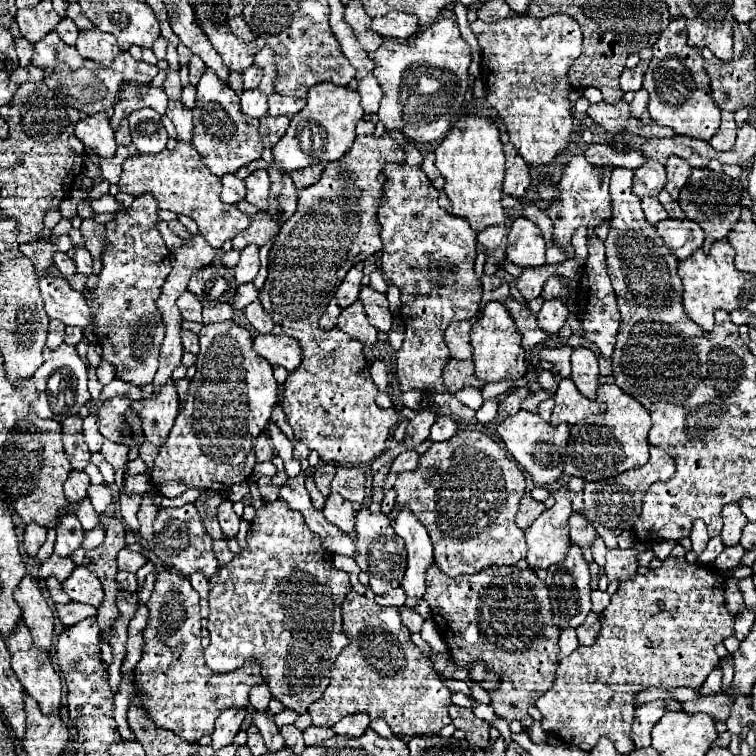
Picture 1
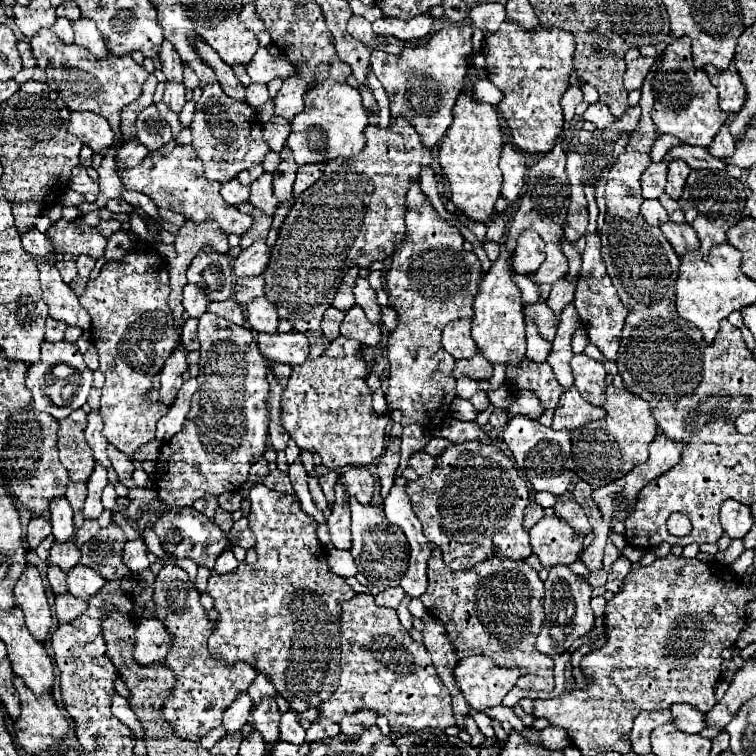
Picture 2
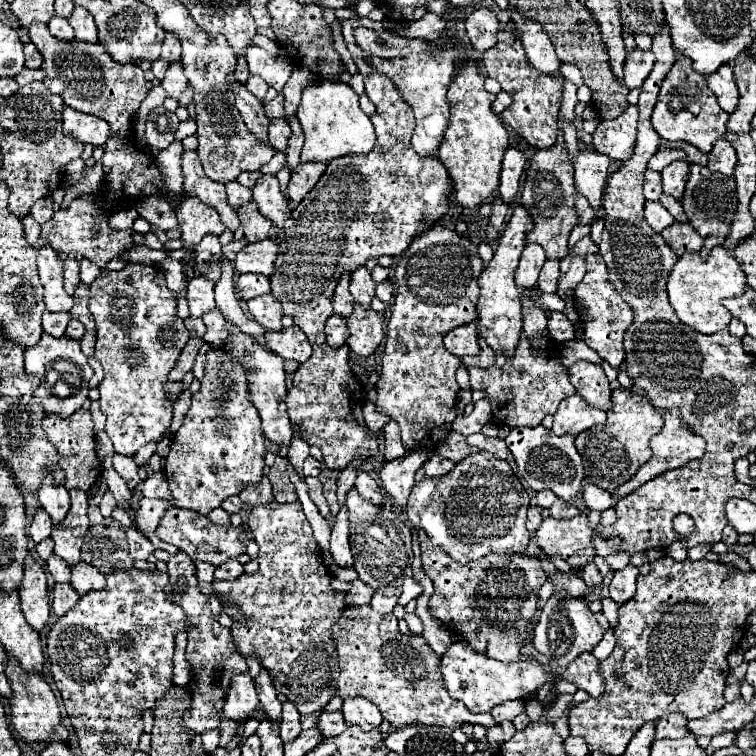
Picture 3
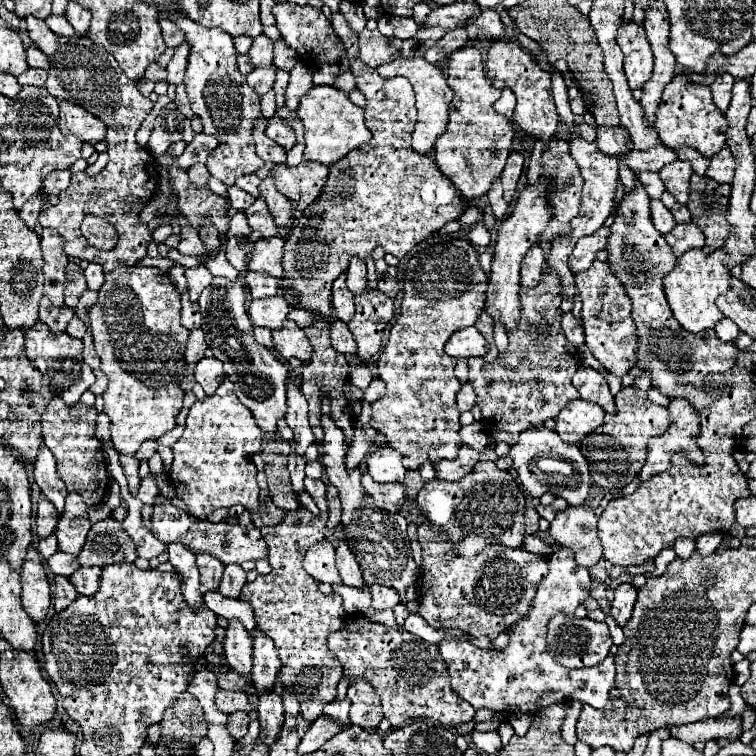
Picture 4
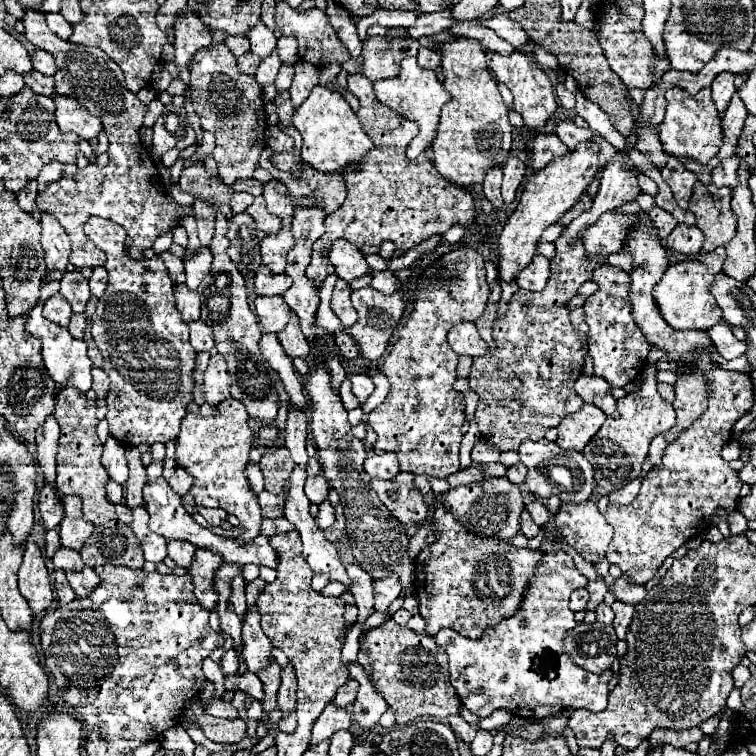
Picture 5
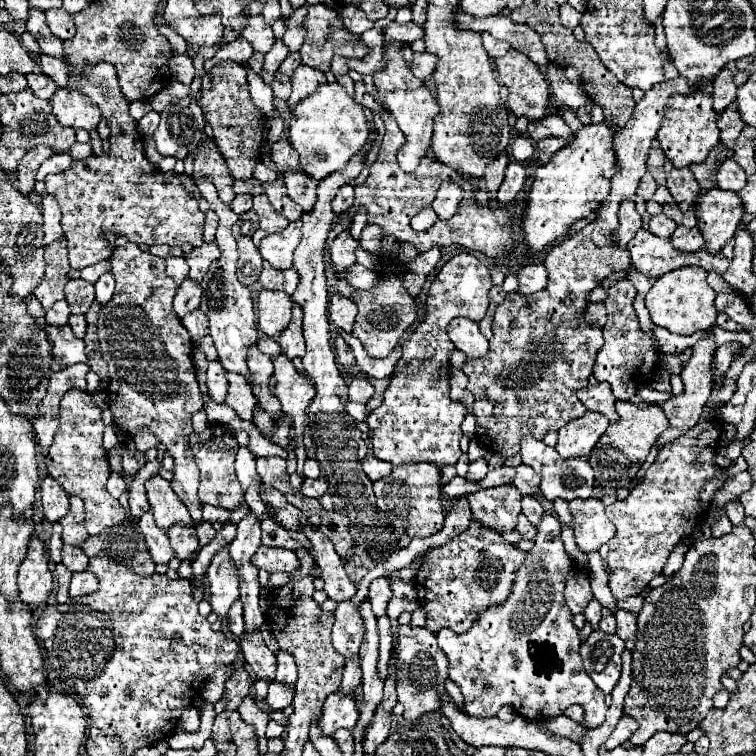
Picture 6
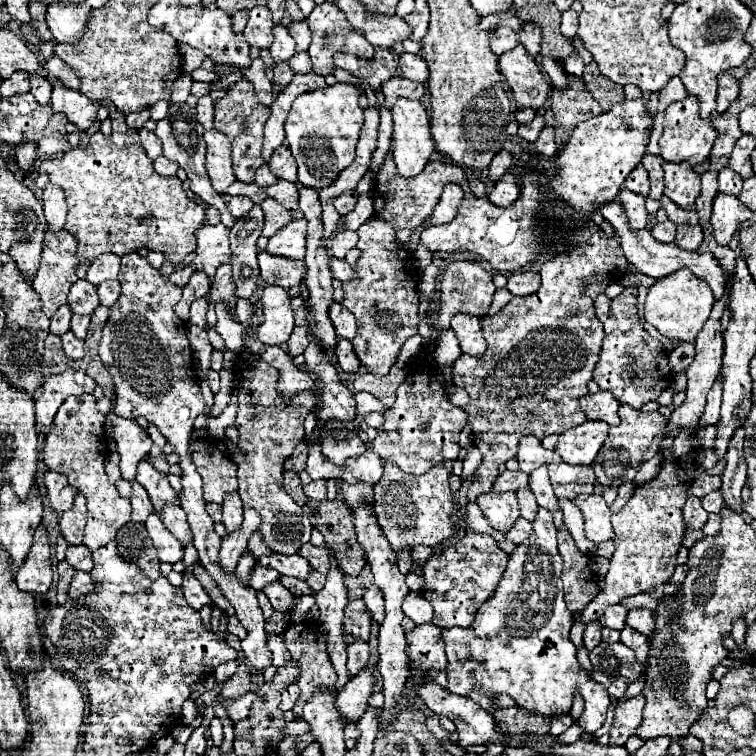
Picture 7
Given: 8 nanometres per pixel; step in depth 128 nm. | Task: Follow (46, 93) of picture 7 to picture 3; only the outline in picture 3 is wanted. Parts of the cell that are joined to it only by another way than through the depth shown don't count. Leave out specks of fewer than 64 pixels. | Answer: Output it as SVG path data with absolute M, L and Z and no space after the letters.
M24 68L14 80L20 84L20 86L26 86L26 84L30 84L30 82L34 82L34 80L44 80L44 70L28 70L28 68Z

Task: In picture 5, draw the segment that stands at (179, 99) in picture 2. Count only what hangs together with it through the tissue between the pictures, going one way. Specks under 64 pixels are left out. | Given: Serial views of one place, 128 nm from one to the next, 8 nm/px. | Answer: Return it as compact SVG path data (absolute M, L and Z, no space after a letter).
M188 10L186 18L178 20L174 28L174 66L178 68L178 80L188 84L188 62L198 48L208 44L212 44L212 32Z

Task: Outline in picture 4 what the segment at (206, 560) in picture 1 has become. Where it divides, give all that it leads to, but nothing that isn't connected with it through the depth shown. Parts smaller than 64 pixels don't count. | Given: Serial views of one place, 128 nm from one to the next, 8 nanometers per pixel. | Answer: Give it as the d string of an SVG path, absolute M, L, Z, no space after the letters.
M168 502L154 504L152 508L154 508L154 512L152 512L152 534L164 544L180 542L190 552L210 554L210 556L218 558L222 564L232 564L232 562L242 564L244 560L258 560L258 558L268 556L266 542L264 542L258 528L246 528L242 524L228 524L228 522L214 524L210 520L200 520L200 518L194 518L194 516L186 514L180 508L170 506Z

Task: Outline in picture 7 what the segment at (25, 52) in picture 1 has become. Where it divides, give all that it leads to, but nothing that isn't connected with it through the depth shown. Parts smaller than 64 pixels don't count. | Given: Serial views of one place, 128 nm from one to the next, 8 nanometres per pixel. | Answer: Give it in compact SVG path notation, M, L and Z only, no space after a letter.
M56 54L52 58L48 58L46 68L48 68L48 74L50 74L52 82L60 82L66 88L74 88L74 90L80 88L80 82L78 82L76 72L72 68L68 68L68 64L64 64Z

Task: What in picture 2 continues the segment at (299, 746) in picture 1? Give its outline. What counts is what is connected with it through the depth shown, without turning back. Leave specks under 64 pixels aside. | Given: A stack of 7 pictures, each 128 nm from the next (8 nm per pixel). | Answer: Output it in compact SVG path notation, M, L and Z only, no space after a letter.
M292 710L282 716L282 720L280 720L280 740L301 745L305 742L305 734L305 729L300 726L300 722L298 722L298 718Z

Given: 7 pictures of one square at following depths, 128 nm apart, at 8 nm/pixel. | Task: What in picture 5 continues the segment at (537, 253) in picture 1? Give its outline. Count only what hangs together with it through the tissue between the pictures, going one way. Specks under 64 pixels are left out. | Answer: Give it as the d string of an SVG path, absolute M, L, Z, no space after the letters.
M536 254L532 262L518 274L516 284L526 290L542 290L550 278L550 268L548 268L548 258Z

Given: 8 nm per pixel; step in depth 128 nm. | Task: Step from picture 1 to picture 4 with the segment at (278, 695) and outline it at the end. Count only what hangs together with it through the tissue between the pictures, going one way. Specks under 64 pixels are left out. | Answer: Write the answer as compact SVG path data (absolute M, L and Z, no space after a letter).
M306 508L286 510L280 524L262 526L260 532L270 550L268 562L272 572L258 576L254 582L246 582L240 592L240 600L254 608L258 628L278 648L282 662L278 680L286 692L296 696L302 718L310 722L322 714L324 704L336 698L336 686L342 678L342 666L326 644L326 638L344 622L346 612L342 608L342 598L338 594L322 594L318 590L318 580L314 580L302 566L308 548L324 540L324 526L326 514L316 518Z

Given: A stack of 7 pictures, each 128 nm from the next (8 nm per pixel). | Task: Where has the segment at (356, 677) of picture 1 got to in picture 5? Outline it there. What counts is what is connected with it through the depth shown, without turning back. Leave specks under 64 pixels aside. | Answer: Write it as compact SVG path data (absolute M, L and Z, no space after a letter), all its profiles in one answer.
M388 620L386 624L378 628L370 628L364 636L360 636L360 650L368 652L368 658L372 660L372 672L370 678L376 686L376 690L384 696L388 708L392 708L396 724L404 726L416 718L432 718L432 720L446 720L448 716L458 716L462 702L456 696L450 680L448 680L448 662L444 656L444 650L434 642L428 634L414 634L410 628L400 628L394 620Z

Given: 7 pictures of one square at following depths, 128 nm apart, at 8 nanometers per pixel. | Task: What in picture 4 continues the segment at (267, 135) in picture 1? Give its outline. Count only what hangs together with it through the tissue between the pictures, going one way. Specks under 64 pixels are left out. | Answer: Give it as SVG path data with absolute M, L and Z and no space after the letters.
M272 116L272 118L268 120L266 134L268 134L276 144L280 144L284 150L290 150L290 148L296 144L296 134L294 134L294 130L290 128L290 124L288 124L286 120L280 120L280 116Z

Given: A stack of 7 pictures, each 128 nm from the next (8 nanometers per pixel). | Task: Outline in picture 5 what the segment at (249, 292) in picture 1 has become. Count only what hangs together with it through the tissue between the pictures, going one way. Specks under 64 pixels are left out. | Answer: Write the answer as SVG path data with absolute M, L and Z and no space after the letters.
M260 266L254 276L254 290L258 296L272 296L272 294L284 294L292 280L284 274L272 274L266 266Z

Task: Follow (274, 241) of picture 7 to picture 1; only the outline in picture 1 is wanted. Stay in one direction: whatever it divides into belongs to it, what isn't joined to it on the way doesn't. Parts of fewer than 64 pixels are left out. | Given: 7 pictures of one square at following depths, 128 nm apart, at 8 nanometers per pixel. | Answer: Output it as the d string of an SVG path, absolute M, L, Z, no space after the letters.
M246 246L242 252L240 252L240 260L234 268L234 278L238 284L246 284L246 282L252 282L258 274L258 248L256 246Z

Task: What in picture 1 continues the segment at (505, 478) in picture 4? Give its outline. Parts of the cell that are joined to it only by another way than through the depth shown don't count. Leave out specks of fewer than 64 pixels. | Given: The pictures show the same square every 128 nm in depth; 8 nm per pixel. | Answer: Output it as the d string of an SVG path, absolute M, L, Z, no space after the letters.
M458 430L450 440L444 440L444 442L432 442L432 446L420 454L420 466L416 468L416 472L402 472L398 474L396 482L394 482L394 490L396 490L396 502L394 502L394 510L390 514L390 520L396 518L396 512L400 508L408 508L428 530L430 534L430 540L434 544L434 562L436 566L450 578L456 578L456 576L464 576L464 574L476 574L488 566L514 566L518 560L522 560L526 556L526 542L524 542L524 532L514 524L514 516L516 516L516 510L518 510L518 504L520 504L520 498L524 496L524 488L526 488L526 482L524 482L524 474L522 470L516 466L514 460L508 458L506 450L496 444L490 436L482 434L482 432L476 432L476 430Z

